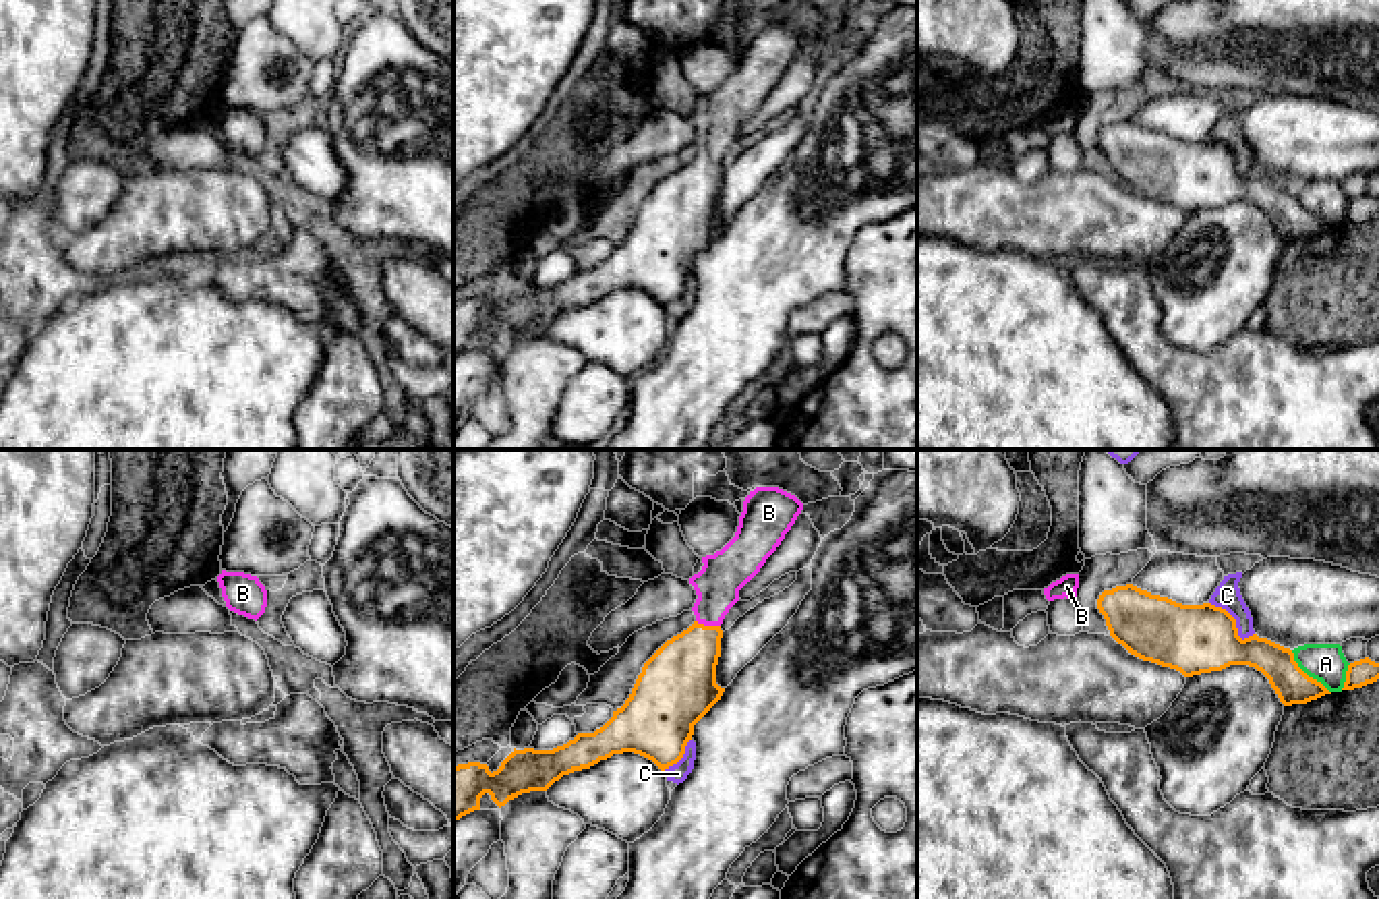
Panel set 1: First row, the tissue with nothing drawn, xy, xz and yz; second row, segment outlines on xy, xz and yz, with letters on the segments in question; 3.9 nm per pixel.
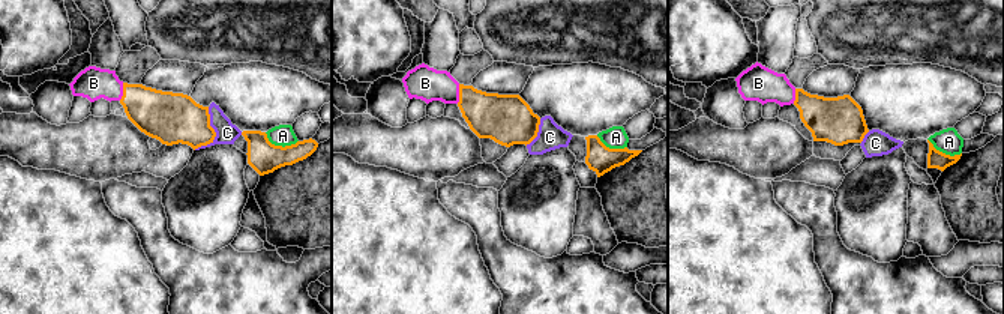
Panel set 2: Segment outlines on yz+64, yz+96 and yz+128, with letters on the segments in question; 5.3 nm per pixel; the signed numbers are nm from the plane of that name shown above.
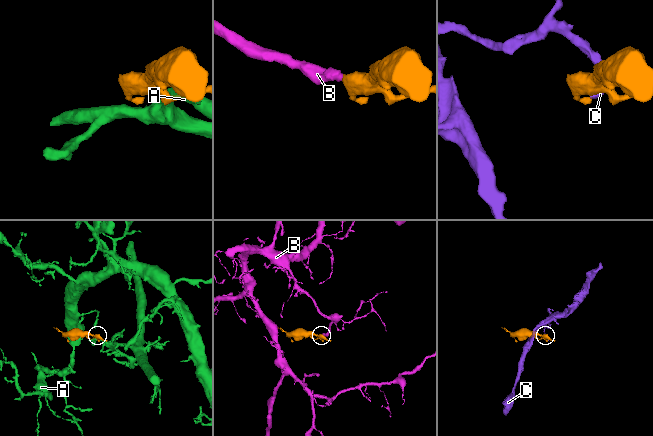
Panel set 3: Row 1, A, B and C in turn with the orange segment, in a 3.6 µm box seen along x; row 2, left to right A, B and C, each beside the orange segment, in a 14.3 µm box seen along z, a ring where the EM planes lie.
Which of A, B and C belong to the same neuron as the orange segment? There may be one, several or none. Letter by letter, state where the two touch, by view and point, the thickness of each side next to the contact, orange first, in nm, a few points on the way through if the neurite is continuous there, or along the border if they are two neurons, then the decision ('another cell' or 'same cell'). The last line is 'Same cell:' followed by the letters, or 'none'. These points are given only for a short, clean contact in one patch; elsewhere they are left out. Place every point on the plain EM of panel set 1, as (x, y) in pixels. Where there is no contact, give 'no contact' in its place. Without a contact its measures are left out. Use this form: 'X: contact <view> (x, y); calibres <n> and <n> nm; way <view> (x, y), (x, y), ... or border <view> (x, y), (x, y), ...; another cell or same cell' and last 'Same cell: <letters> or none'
A: contact yz (1305, 210); calibres 140 and 150 nm; border yz (1291, 187), (1293, 195), (1330, 228); another cell
B: contact xz (709, 162); calibres 300 and 180 nm; same cell
C: contact yz (1235, 158); calibres 280 and 100 nm; border yz (1210, 137), (1235, 156), (1237, 168), (1243, 175), (1253, 170); another cell
Same cell: B

